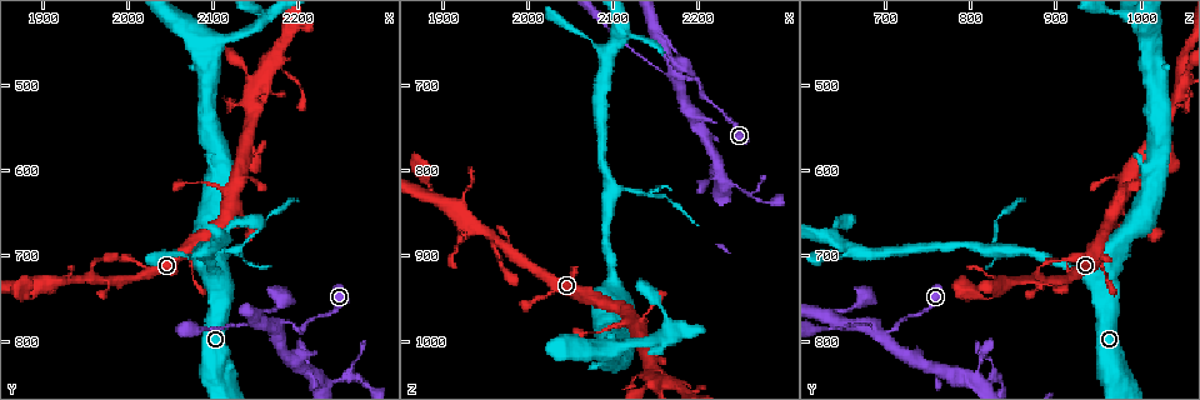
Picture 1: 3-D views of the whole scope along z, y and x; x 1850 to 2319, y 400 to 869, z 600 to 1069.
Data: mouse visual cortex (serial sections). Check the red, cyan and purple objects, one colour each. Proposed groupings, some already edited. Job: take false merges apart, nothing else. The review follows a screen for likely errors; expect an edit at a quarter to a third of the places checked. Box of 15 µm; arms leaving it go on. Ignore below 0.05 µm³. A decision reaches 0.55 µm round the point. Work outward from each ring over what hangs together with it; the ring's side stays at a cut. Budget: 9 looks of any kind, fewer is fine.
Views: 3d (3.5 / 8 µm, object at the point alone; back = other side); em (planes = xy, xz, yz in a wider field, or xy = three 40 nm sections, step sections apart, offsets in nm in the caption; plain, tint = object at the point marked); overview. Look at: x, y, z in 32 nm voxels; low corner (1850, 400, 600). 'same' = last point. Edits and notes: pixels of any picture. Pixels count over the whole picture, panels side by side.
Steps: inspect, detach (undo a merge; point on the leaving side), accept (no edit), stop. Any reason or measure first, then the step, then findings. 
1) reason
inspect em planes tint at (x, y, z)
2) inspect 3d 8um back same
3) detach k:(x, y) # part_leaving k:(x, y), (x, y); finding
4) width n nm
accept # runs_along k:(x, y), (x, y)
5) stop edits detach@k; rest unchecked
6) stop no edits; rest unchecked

abrupt turn
inspect 3d 3.5um at (2105, 695, 825)

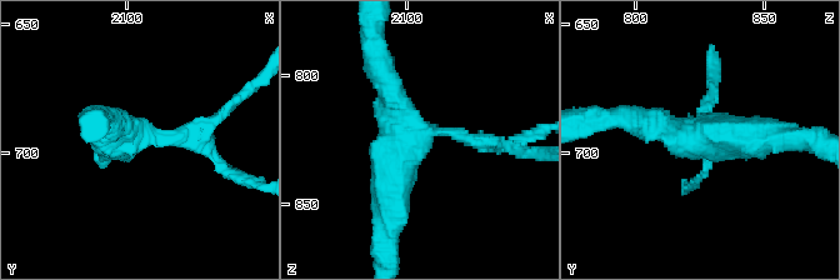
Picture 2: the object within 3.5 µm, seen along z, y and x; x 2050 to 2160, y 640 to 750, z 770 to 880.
arms 3; arm_widths 200, 300, 450 nm
inspect em xy step 5 tint at (2105, 693, 821)

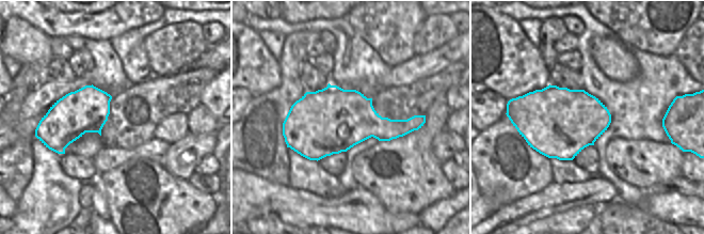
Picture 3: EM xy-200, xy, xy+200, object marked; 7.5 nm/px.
accept # runs_along 2:(778, 135), (681, 135), (624, 116); all the same cell

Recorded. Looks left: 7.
inspect 3d 8um at (2085, 695, 660)

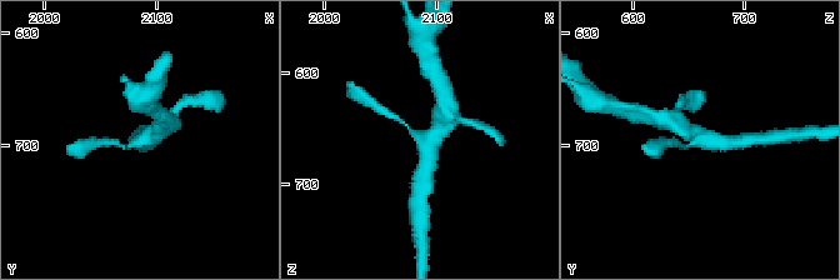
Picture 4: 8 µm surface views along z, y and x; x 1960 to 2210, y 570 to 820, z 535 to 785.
inspect 3d 3.5um at (2086, 698, 656)

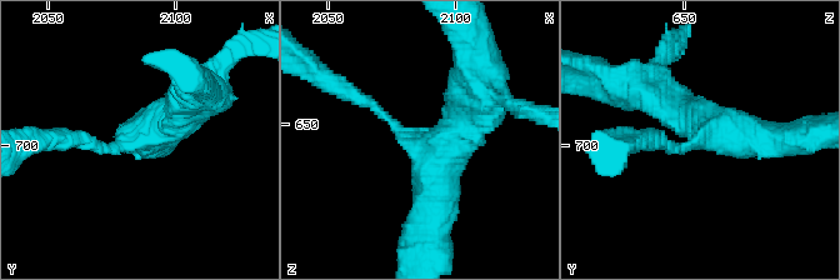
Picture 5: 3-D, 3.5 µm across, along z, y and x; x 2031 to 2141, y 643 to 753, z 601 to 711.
arms 3; arm_widths 100, 400, 450 nm
inspect em xy step 2 tint at (2086, 695, 658)

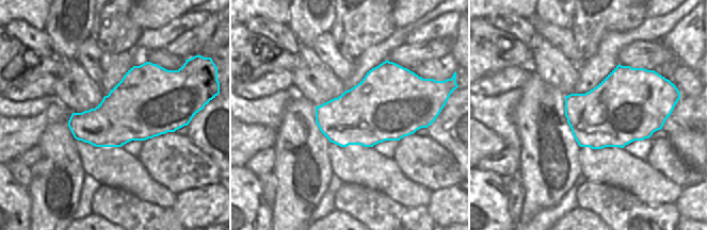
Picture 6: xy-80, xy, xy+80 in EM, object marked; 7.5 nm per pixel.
accept # runs_along 5:(428, 241), (439, 151), (481, 104); one cell here

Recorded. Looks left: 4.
thick turns thin
inspect 3d 3.5um at (1930, 730, 880)

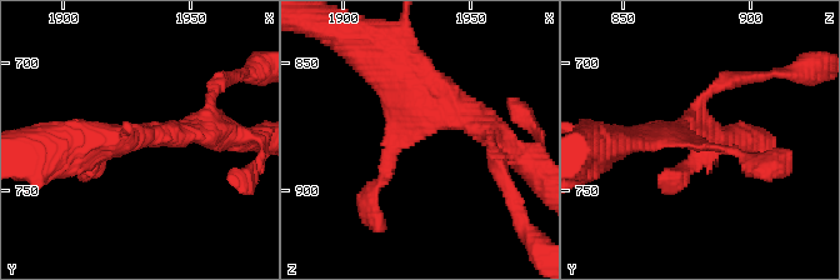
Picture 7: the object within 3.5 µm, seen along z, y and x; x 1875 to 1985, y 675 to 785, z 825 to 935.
inspect em xy step 3 tint at (1928, 729, 878)

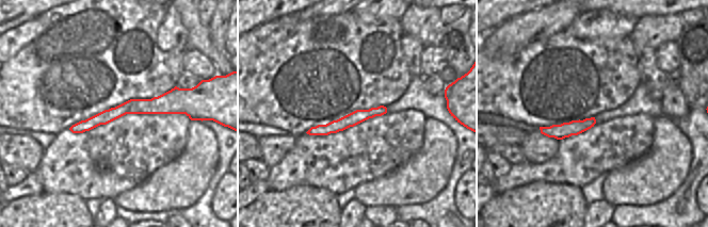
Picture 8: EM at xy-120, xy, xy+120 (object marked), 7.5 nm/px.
cut it another way
inspect em xy step 5 tint same

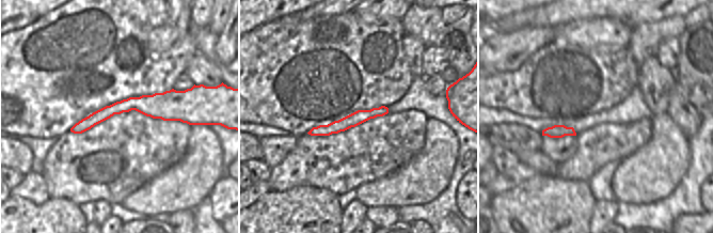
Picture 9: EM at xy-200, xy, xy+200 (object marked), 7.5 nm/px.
accept # runs_along 7:(201, 130), (144, 130), (90, 164); all the same cell

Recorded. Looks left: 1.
stop no edits; rest unchecked

